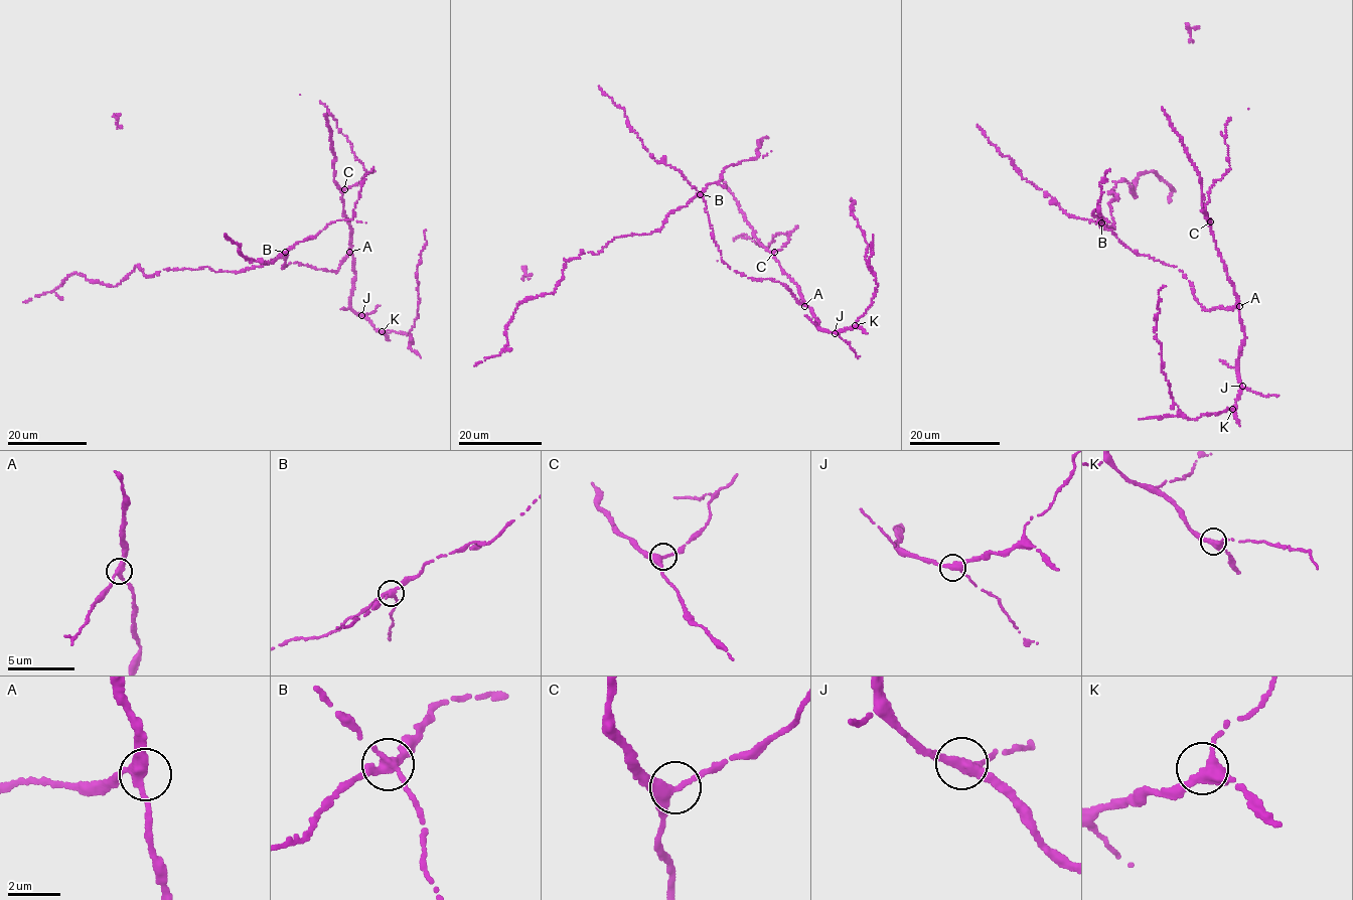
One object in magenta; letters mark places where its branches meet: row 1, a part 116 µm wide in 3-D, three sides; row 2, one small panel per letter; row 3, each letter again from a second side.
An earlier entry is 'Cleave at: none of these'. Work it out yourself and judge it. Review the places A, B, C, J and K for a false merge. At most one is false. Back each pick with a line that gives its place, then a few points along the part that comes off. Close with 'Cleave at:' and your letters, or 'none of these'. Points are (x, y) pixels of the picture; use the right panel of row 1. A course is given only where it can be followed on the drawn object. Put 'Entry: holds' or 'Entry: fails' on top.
Entry: fails
B: (1101, 222) | (1100, 222), (1113, 228), (1116, 182), (1135, 197), (1134, 182), (1153, 171), (1172, 188)
Cleave at: B

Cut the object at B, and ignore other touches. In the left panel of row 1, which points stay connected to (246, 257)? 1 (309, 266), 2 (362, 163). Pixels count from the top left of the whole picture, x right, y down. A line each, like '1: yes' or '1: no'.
1: yes
2: yes

